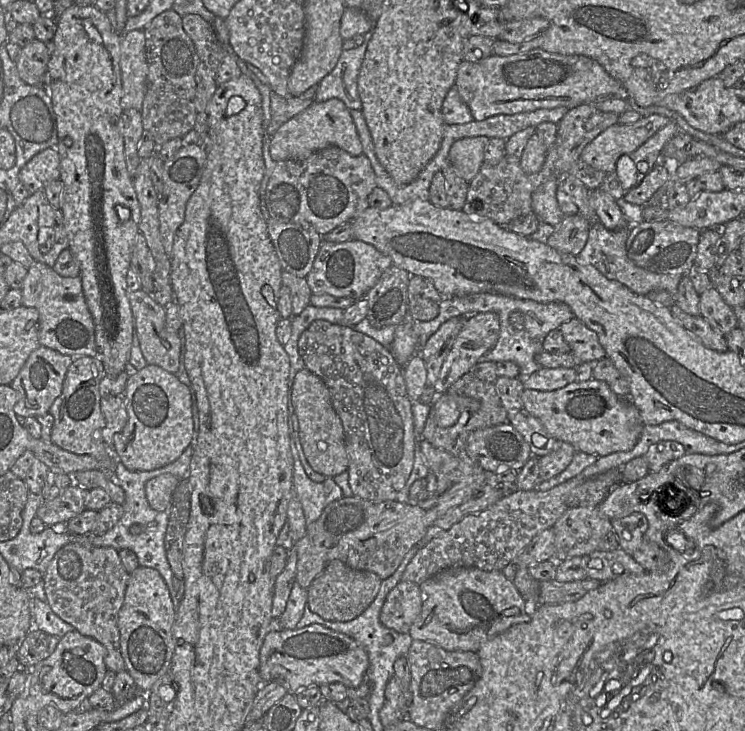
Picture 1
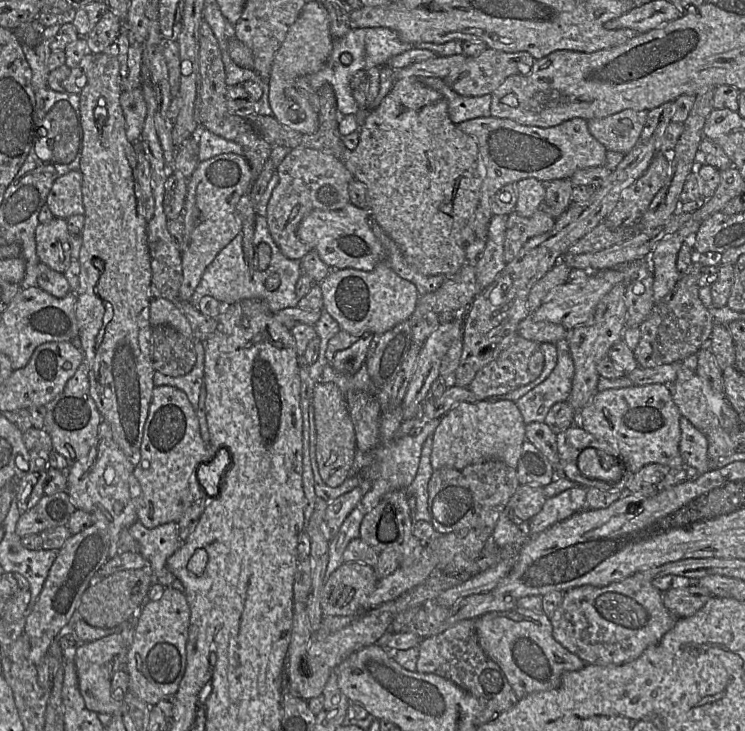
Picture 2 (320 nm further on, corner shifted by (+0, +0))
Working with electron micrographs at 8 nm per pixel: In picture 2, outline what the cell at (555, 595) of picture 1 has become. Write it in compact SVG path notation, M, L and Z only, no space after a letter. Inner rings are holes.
M696 584L684 588L671 587L662 593L664 606L676 617L689 617L699 611L713 595Z

